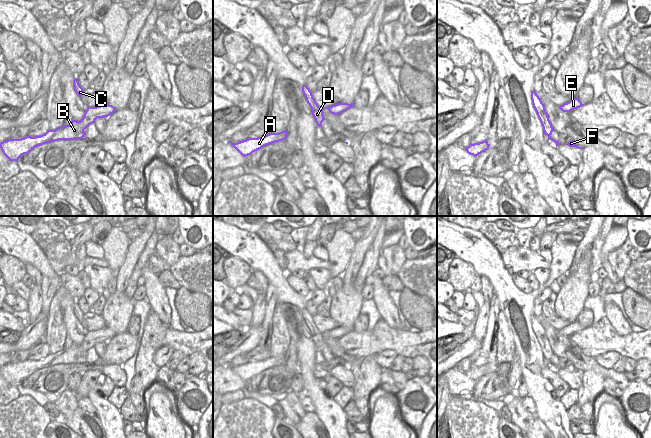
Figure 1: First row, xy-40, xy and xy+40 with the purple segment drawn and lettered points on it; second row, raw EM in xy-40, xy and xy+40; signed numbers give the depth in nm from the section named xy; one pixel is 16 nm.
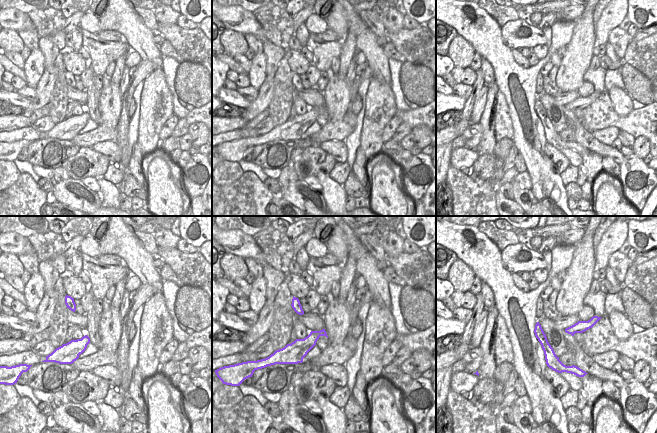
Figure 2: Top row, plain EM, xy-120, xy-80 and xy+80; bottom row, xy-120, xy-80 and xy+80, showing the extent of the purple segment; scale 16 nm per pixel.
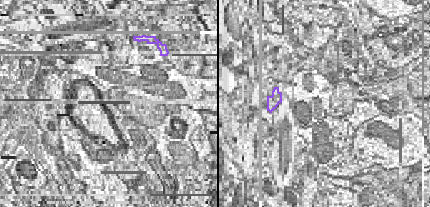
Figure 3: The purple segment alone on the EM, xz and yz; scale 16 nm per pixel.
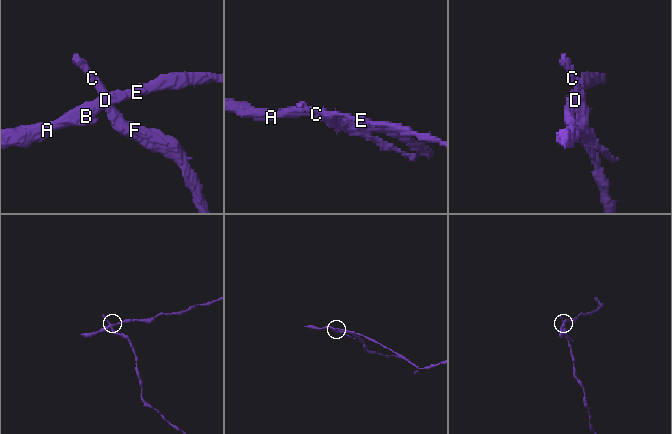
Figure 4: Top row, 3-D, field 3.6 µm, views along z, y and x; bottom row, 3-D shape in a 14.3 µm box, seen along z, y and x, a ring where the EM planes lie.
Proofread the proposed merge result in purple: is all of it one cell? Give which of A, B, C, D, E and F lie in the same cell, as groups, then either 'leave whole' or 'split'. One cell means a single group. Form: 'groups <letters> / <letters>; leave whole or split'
groups A B E / C D F; split

